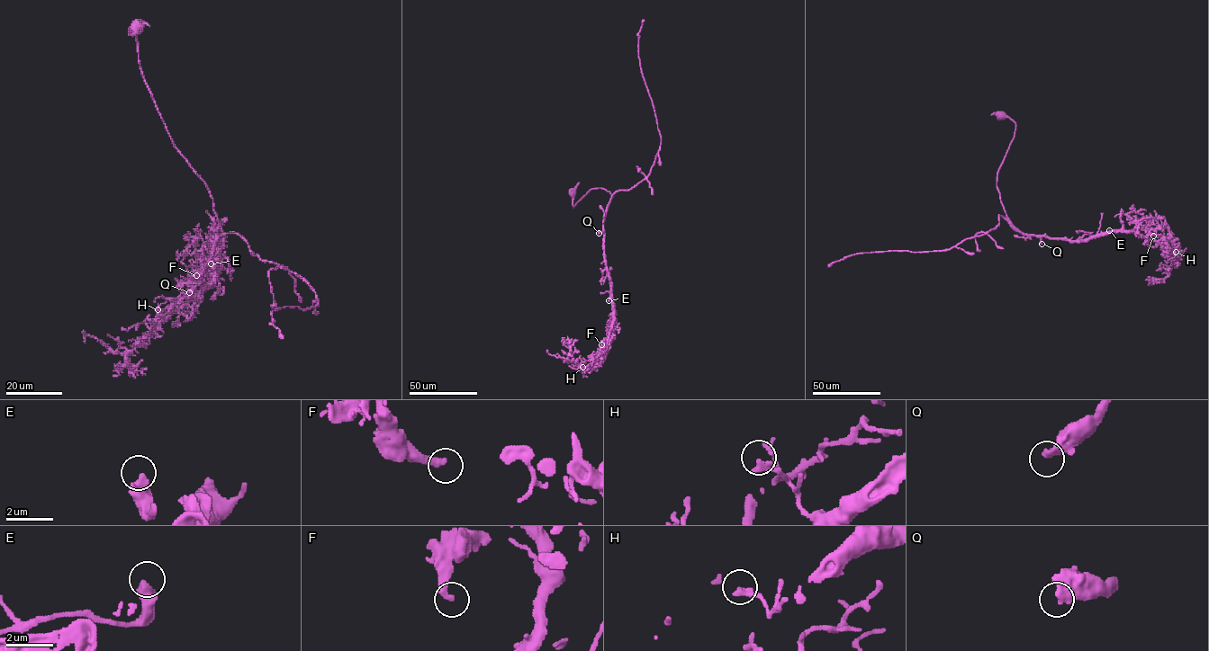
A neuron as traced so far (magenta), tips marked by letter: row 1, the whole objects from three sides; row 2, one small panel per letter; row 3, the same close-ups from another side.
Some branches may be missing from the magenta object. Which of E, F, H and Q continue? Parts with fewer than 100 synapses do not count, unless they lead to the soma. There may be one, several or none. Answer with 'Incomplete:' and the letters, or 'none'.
Incomplete: Q

